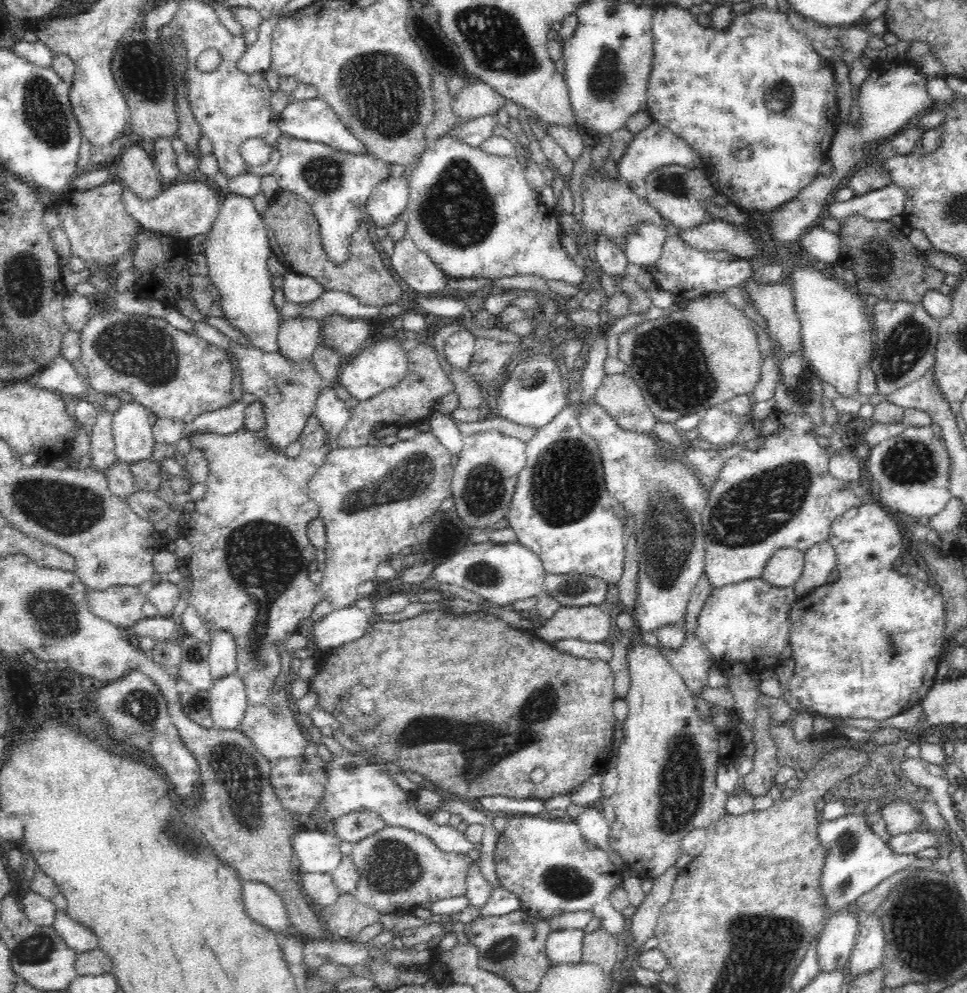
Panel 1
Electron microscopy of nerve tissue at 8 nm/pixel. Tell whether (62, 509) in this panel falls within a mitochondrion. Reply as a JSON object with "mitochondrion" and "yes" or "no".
{"mitochondrion":"yes"}

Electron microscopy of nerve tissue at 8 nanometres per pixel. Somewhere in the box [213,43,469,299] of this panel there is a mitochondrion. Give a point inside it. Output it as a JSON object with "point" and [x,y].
{"point":[391,109]}

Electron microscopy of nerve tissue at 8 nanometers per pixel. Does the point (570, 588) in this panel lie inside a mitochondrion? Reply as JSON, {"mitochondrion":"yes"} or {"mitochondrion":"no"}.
{"mitochondrion":"yes"}

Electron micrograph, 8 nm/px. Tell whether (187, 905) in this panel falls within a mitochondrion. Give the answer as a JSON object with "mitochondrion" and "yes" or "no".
{"mitochondrion":"no"}

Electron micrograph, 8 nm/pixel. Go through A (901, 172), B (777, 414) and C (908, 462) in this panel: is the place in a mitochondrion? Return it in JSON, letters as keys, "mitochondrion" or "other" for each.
{"A":"other","B":"other","C":"mitochondrion"}

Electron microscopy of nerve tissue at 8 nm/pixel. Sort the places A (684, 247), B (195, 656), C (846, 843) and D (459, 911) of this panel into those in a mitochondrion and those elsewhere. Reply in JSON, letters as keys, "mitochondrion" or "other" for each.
{"A":"other","B":"mitochondrion","C":"mitochondrion","D":"other"}

